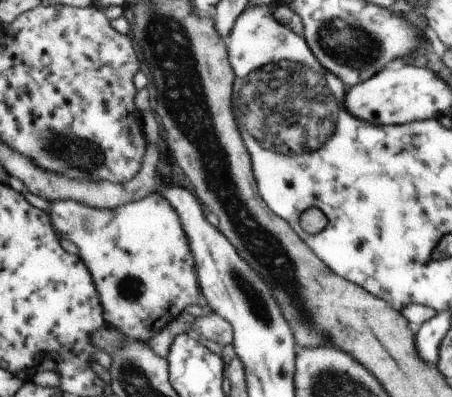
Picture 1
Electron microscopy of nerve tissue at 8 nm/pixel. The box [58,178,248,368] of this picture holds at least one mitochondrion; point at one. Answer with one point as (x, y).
(130, 287)

